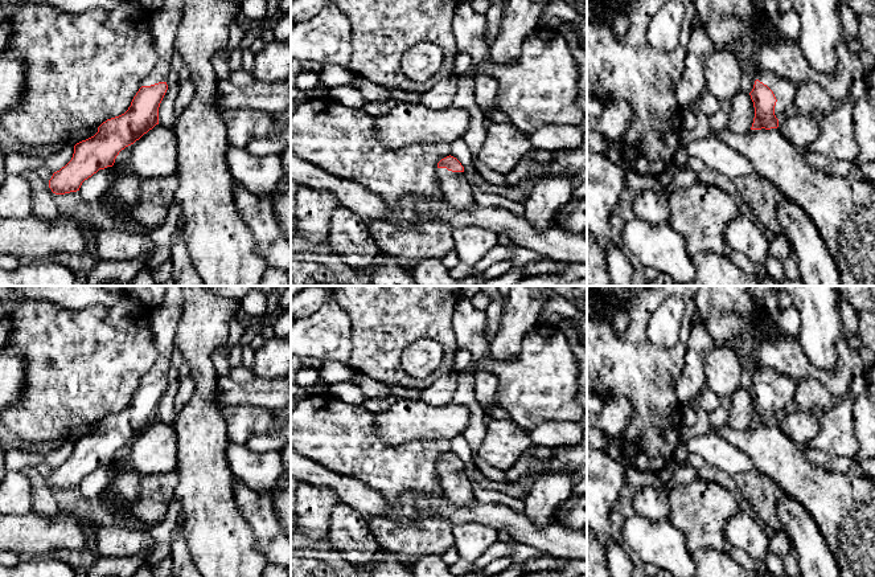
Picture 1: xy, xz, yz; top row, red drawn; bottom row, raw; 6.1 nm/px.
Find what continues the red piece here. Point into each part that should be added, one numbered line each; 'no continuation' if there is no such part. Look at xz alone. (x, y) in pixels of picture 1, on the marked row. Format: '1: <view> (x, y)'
1: xz (455, 188)

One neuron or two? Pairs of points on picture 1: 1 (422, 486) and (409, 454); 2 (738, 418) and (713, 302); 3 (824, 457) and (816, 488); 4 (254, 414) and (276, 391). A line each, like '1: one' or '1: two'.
1: one
2: two
3: two
4: two

